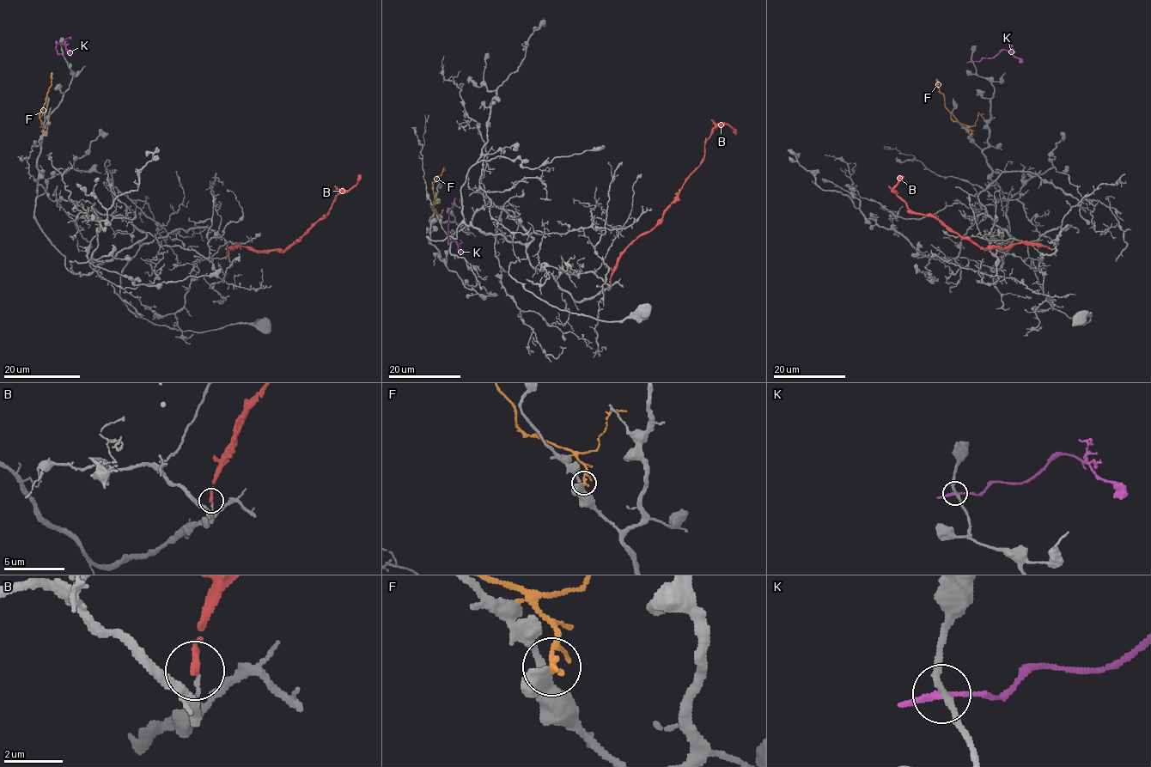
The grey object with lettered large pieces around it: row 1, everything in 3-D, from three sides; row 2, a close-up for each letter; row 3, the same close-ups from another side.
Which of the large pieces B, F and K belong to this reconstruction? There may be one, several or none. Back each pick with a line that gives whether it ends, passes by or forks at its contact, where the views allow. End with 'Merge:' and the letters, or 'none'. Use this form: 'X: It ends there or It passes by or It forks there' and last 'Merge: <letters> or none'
Merge: none

